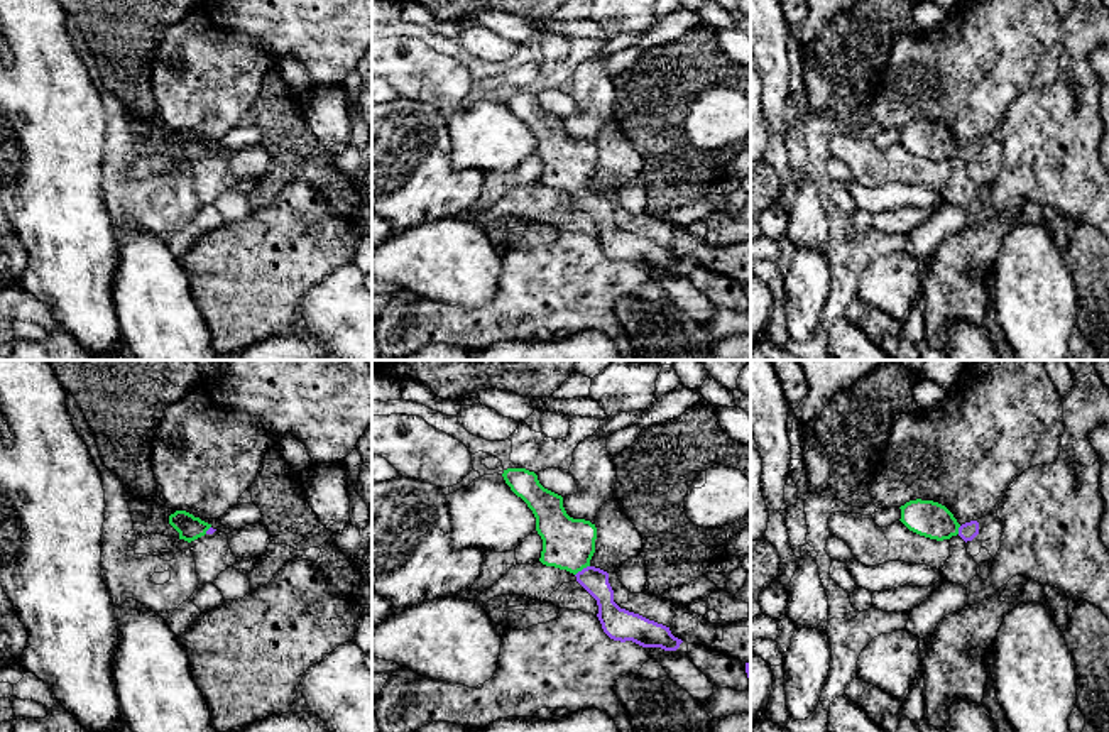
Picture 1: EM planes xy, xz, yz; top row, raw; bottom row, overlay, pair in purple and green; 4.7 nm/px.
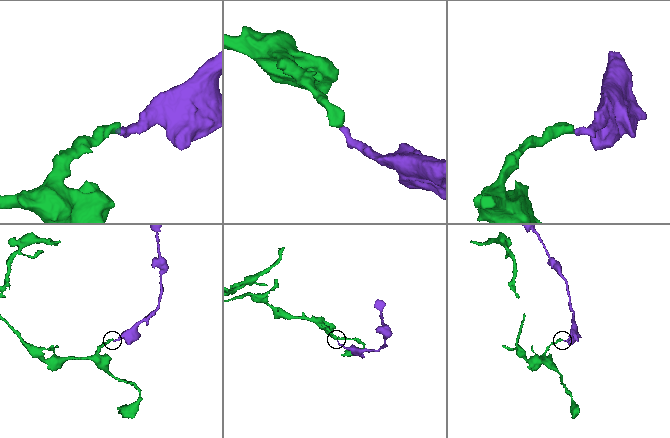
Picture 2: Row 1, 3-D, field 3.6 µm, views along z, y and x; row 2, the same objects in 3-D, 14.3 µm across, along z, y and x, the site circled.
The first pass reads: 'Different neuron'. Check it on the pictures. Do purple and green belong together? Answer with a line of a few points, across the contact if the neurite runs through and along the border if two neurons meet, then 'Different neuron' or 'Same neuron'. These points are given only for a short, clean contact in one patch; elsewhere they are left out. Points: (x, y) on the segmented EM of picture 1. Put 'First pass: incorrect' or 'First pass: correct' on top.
First pass: incorrect
Line: xz (594, 580), (584, 568), (568, 543). Same neuron

